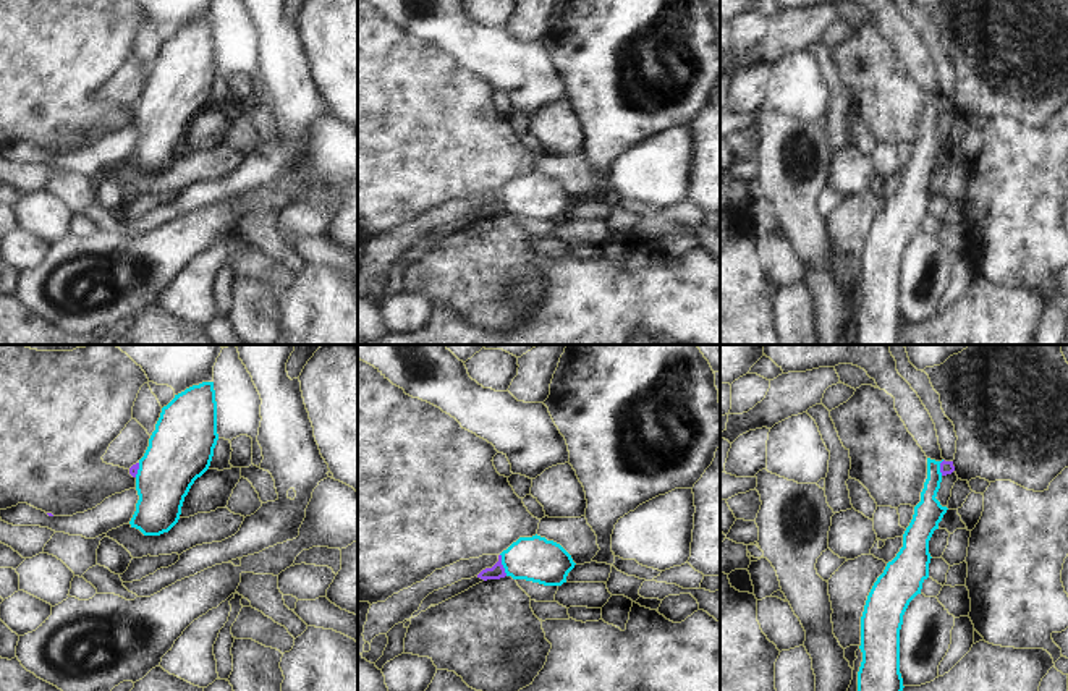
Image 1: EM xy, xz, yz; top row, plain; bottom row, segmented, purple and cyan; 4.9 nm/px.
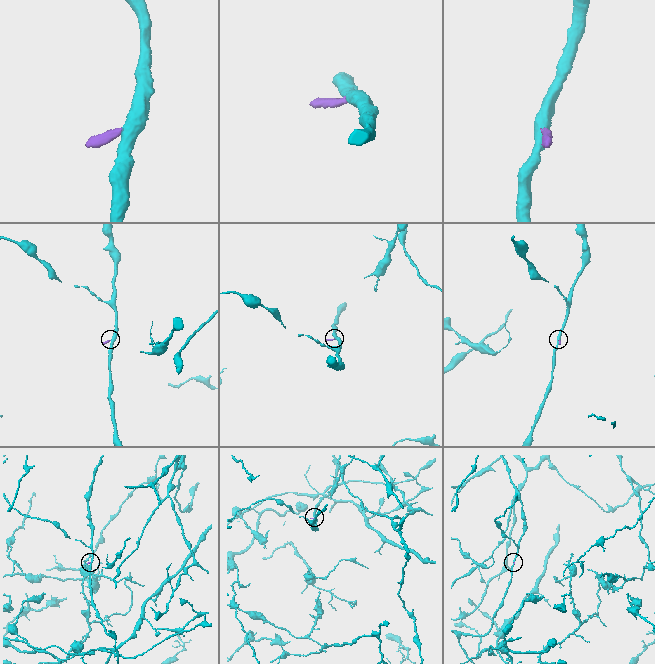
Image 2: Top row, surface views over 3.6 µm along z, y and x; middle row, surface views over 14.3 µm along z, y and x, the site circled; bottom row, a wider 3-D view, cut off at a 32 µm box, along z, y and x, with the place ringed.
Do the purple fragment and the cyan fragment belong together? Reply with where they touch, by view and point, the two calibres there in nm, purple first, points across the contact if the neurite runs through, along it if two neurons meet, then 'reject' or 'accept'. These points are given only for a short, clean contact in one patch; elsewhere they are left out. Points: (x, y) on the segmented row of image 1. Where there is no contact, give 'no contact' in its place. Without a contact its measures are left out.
contact xz (502, 565); calibres 70 and 220 nm; border xz (500, 554), (500, 563), (507, 575); reject

